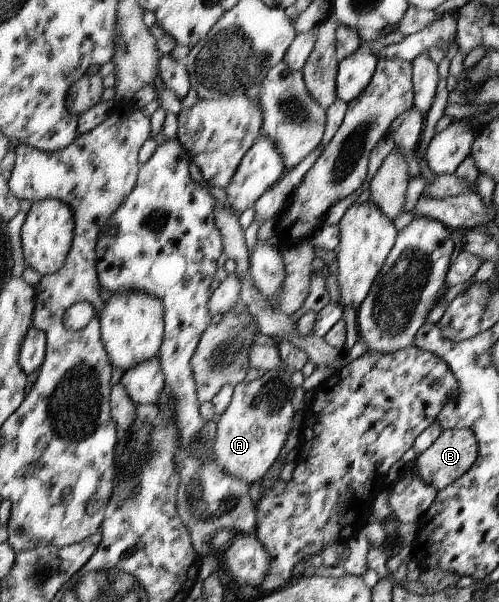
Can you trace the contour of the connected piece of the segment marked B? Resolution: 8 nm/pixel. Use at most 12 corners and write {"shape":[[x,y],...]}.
{"shape":[[443,429],[417,456],[420,479],[440,491],[467,473],[479,443]]}

